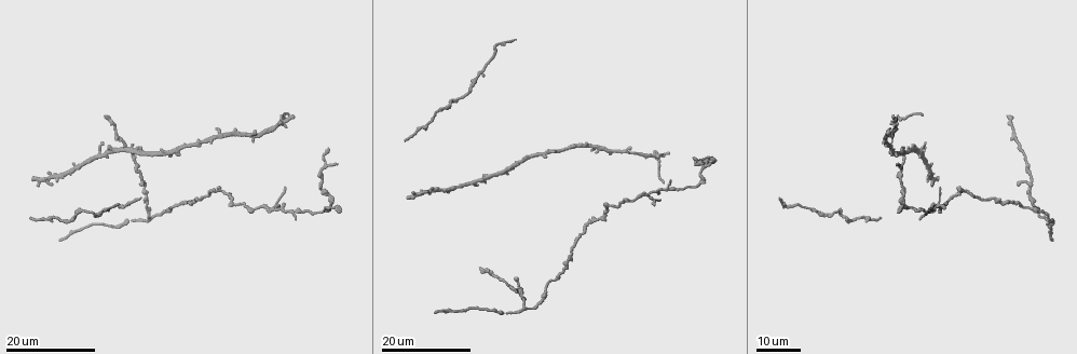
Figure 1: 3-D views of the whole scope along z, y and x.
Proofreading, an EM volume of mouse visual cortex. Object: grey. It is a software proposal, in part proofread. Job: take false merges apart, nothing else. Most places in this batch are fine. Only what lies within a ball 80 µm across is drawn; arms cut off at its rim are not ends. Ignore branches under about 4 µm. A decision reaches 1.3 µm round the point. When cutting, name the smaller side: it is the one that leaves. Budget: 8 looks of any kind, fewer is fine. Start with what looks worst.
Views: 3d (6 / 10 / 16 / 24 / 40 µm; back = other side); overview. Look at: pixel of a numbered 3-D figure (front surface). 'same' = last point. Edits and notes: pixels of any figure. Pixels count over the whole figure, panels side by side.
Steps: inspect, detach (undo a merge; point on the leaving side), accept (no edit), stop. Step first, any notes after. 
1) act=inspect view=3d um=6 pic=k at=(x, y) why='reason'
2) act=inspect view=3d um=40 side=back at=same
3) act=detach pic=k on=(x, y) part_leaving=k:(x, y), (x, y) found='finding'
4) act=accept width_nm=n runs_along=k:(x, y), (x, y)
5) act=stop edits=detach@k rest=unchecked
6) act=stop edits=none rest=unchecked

act=inspect view=3d um=24 pic=1 at=(933, 209) why='branch point'

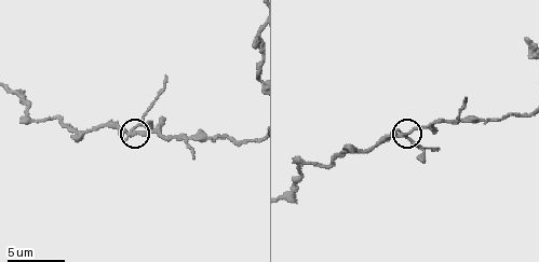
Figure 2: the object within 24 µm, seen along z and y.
act=inspect view=3d um=6 pic=2 at=(135, 127) why='zoom in'

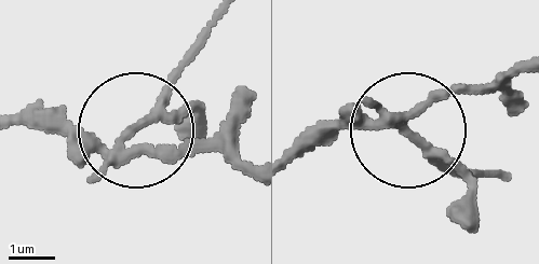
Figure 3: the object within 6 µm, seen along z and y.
act=inspect view=3d um=6 side=back pic=3 at=(128, 130) why='from behind'

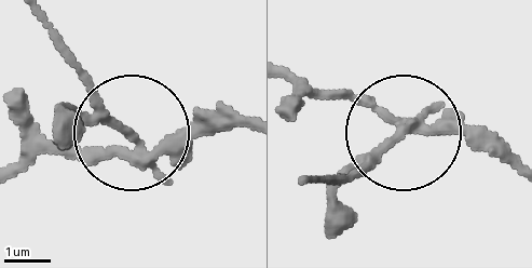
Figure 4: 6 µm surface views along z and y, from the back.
act=detach pic=4 on=(101, 112) width_nm=200 found='a second cell is stuck on'

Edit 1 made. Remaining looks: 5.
act=inspect view=overview

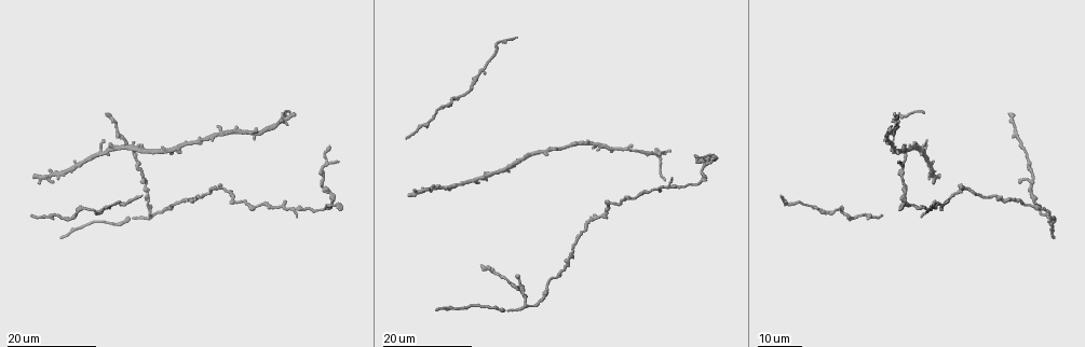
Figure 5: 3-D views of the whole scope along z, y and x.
act=inspect view=3d um=16 pic=5 at=(1049, 218) why='a fork'

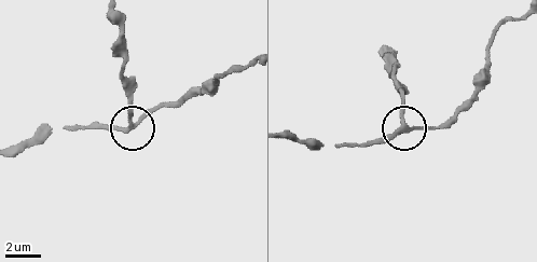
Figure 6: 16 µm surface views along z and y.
act=inspect view=3d um=10 pic=6 at=(404, 128) why='closer look'

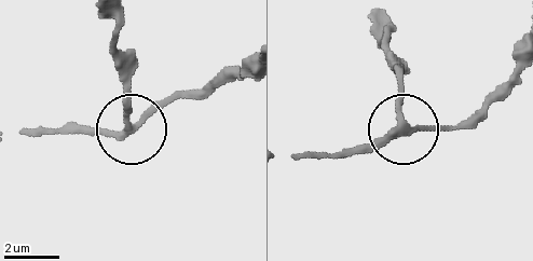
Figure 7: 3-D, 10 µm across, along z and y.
act=accept side_arm_um=25 runs_along=7:(516, 67), (452, 127), (404, 129), (343, 155) found='continuous, no second cell'

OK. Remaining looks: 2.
act=inspect view=3d um=10 pic=2 at=(299, 167) why='calibre changes'

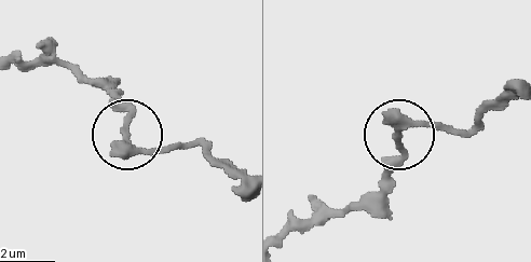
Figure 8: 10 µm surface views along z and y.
act=accept runs_along=8:(240, 175), (191, 147), (136, 145), (122, 91) found='all the same cell'

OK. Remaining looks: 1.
act=inspect view=3d um=10 pic=2 at=(213, 138) why='calibre changes'

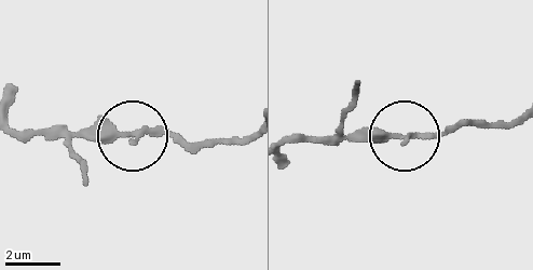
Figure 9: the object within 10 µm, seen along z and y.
act=accept width_nm=210 found='continuous, no second cell'

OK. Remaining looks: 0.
act=stop edits=detach@4 rest=unchecked

